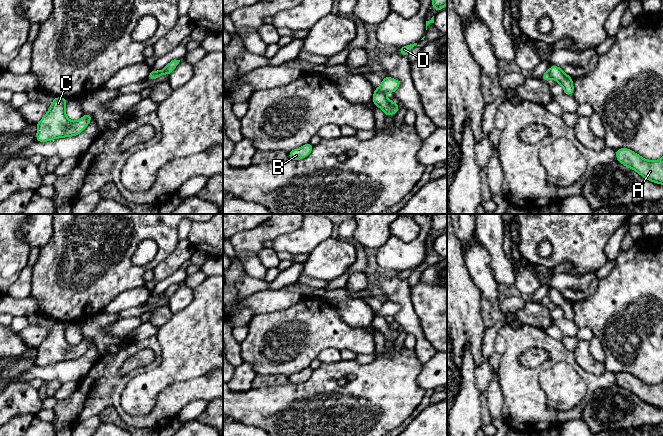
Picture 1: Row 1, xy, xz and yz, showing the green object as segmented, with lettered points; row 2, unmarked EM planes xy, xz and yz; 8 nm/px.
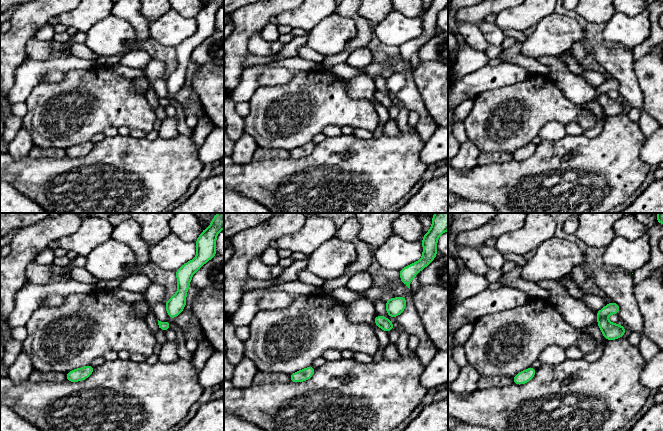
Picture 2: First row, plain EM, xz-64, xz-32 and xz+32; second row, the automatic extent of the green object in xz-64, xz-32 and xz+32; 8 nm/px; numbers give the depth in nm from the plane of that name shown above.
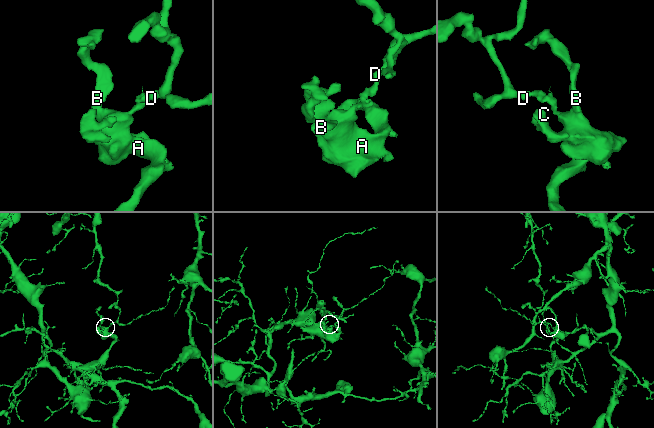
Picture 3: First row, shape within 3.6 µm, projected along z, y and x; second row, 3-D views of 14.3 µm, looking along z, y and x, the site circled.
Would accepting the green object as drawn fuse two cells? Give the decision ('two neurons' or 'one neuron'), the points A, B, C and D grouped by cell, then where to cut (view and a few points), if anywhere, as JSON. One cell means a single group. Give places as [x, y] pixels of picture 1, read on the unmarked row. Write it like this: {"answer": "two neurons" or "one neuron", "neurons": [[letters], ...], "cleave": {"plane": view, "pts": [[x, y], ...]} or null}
{"answer": "two neurons", "neurons": [["A", "B", "C"], ["D"]], "cleave": {"plane": "xz", "pts": [[383, 316], [375, 317]]}}

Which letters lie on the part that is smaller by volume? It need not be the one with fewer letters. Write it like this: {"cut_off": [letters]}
{"cut_off": ["A", "B", "C"]}

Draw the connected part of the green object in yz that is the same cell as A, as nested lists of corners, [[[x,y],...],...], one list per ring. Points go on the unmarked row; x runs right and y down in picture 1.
[[[627,372],[615,374],[616,383],[621,388],[635,394],[645,403],[663,409],[663,381],[649,385]]]

